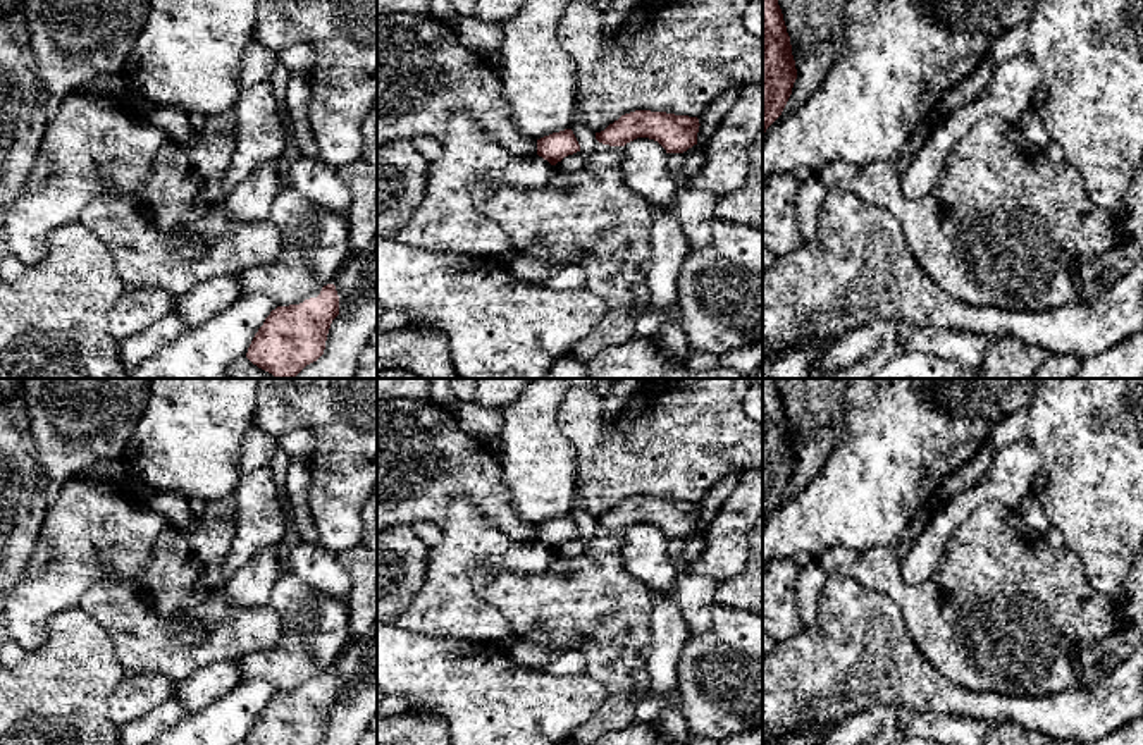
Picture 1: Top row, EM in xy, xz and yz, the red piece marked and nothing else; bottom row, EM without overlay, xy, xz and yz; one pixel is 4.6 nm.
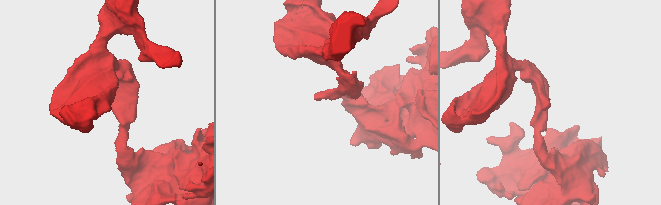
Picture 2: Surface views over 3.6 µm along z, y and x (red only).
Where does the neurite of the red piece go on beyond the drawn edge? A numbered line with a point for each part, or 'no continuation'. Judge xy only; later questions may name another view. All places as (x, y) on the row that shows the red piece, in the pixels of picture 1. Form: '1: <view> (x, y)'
no continuation

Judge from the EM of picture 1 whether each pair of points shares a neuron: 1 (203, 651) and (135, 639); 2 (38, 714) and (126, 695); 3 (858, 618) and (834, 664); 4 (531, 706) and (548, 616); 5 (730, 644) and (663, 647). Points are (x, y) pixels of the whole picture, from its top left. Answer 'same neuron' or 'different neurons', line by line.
1: same neuron
2: different neurons
3: same neuron
4: different neurons
5: different neurons

